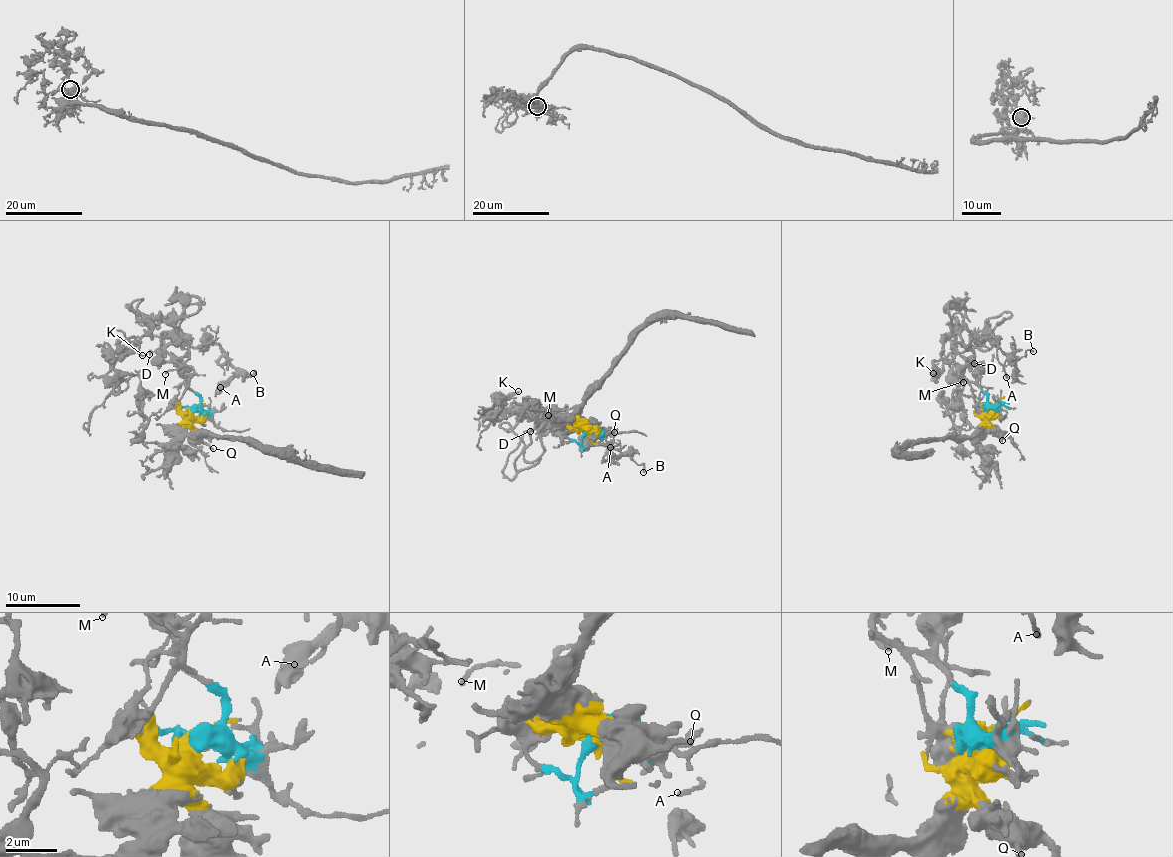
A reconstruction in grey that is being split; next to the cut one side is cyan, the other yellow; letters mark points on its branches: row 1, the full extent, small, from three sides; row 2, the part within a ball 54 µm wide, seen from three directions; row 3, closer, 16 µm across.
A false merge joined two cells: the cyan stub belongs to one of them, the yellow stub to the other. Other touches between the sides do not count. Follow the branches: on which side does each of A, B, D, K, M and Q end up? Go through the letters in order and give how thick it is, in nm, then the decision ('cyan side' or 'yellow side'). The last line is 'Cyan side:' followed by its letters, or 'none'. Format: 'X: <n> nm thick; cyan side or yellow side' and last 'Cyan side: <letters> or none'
A: 150 nm thick; cyan side
B: 180 nm thick; cyan side
D: 240 nm thick; cyan side
K: 130 nm thick; cyan side
M: 150 nm thick; cyan side
Q: 180 nm thick; yellow side
Cyan side: A, B, D, K, M

